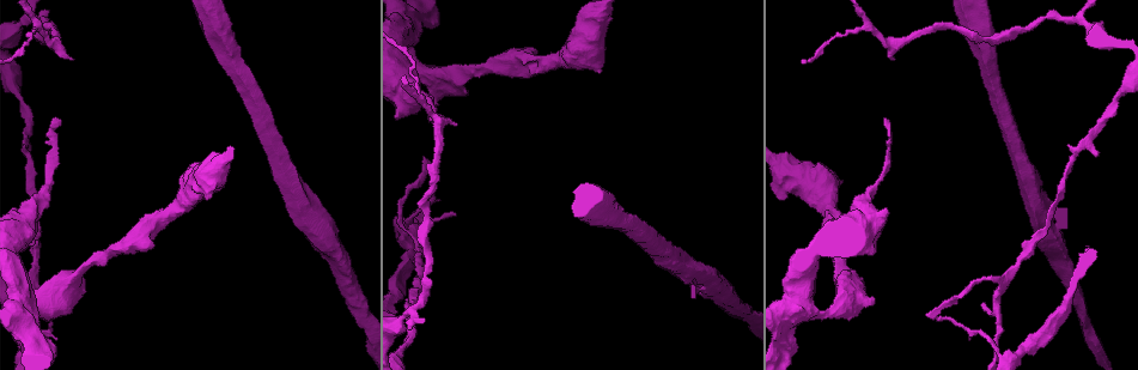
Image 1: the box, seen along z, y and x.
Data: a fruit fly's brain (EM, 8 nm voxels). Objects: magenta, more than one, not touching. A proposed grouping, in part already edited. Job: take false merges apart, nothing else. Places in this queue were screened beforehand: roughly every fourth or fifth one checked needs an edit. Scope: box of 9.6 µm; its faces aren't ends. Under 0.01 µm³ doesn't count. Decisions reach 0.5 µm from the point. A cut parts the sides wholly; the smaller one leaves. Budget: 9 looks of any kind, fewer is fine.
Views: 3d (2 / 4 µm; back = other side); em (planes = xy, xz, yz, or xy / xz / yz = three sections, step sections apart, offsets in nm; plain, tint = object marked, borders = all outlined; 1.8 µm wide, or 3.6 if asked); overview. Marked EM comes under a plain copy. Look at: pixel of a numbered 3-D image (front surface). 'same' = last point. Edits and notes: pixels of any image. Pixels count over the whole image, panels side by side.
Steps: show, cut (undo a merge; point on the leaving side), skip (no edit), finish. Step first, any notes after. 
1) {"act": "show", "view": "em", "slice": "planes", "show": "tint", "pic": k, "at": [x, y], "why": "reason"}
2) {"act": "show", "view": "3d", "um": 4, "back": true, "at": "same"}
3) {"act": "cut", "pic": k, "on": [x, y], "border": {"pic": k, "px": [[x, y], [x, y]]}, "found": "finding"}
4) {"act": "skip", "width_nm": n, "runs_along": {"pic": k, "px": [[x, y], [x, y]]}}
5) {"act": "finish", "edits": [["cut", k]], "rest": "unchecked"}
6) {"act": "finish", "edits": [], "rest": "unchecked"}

{"act": "show", "view": "em", "um": 3.6, "slice": "planes", "show": "tint", "pic": 1, "at": [51, 147], "why": "a narrow waist"}

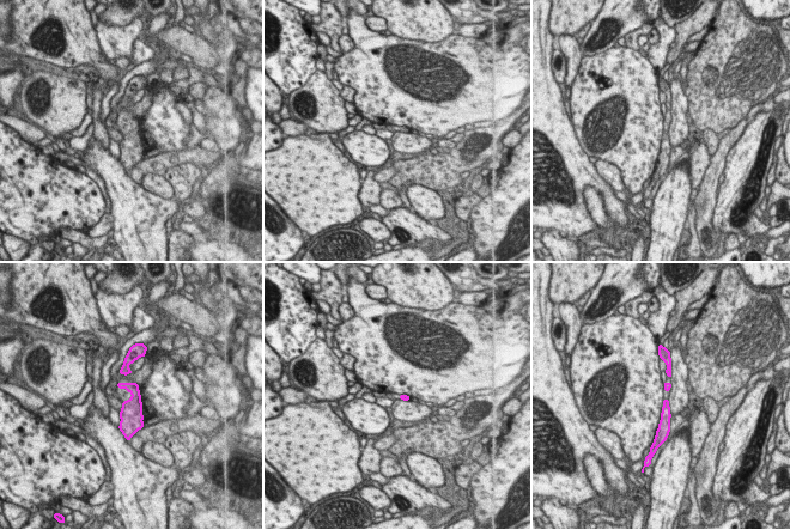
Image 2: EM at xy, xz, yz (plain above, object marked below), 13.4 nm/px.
{"act": "skip", "found": "all the same neuron"}

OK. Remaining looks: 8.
{"act": "show", "view": "3d", "um": 4, "pic": 1, "at": [493, 68], "why": "sudden change in width"}

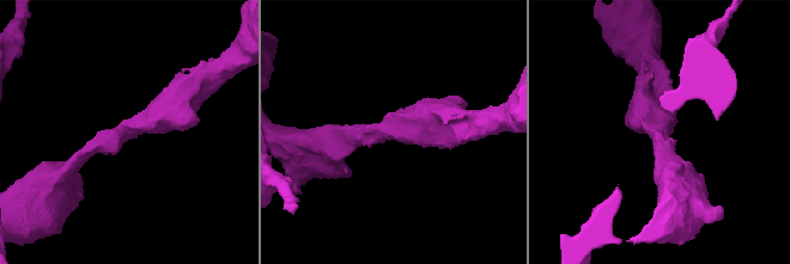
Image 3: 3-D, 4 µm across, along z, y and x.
{"act": "show", "view": "em", "slice": "planes", "show": "tint", "pic": 3, "at": [395, 130], "arm_widths_nm": [220, 460]}

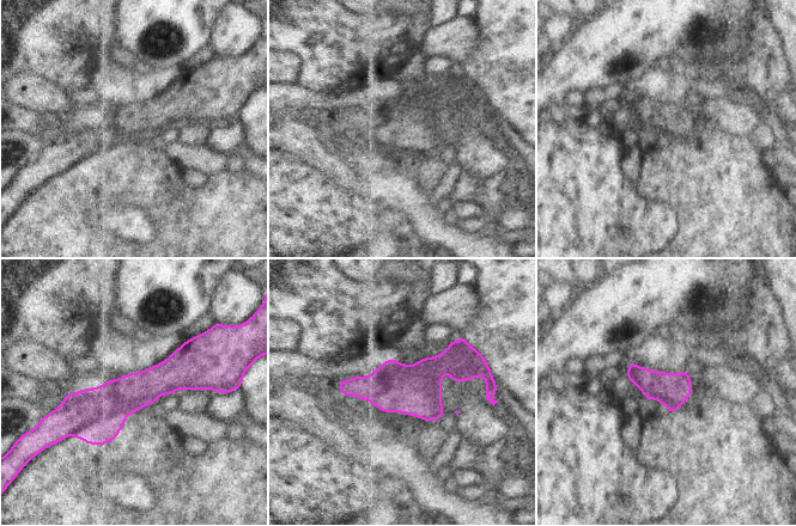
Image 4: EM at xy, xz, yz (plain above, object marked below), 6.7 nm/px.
{"act": "skip", "runs_along": {"pic": 4, "px": [[206, 386], [65, 410]]}, "found": "all the same neuron"}

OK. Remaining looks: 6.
{"act": "show", "view": "3d", "um": 4, "pic": 1, "at": [22, 313], "why": "four or more arms meet"}

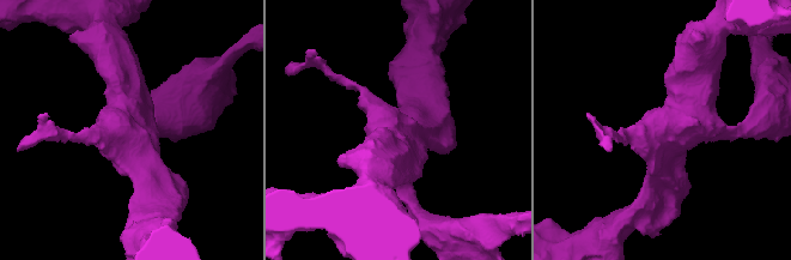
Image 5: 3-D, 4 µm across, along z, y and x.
{"act": "show", "view": "em", "um": 3.6, "slice": "planes", "show": "borders", "pic": 5, "at": [679, 129]}

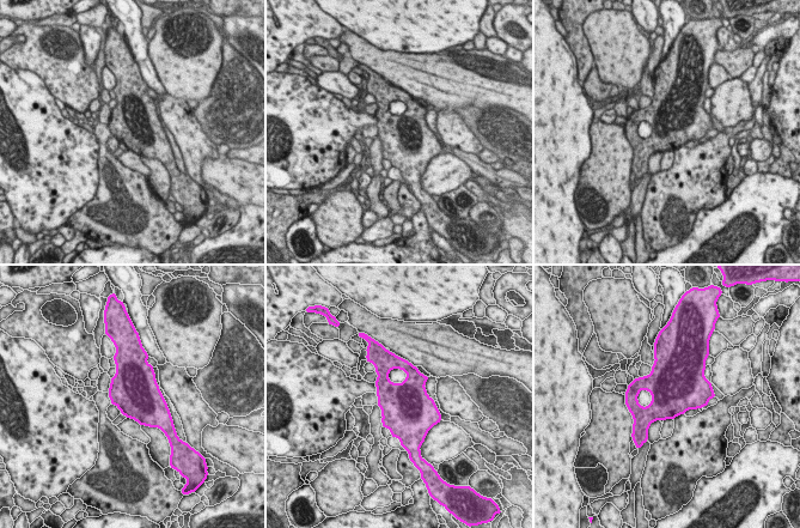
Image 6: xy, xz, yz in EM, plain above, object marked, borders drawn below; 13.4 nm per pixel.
{"act": "skip", "found": "all the same neuron"}

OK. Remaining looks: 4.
{"act": "show", "view": "3d", "um": 2, "pic": 1, "at": [418, 102], "why": "thick turns thin"}

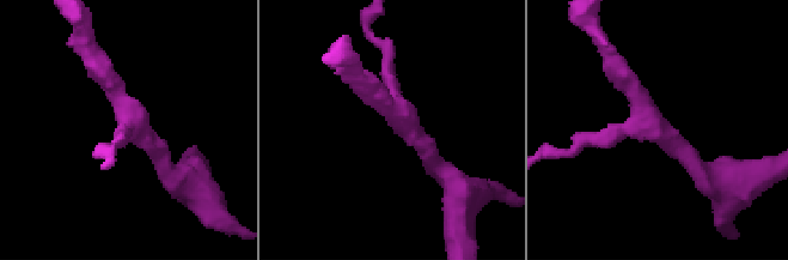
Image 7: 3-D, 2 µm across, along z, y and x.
{"act": "show", "view": "em", "slice": "xz", "step": 4, "show": "borders", "pic": 7, "at": [650, 126], "why": "need the tissue"}

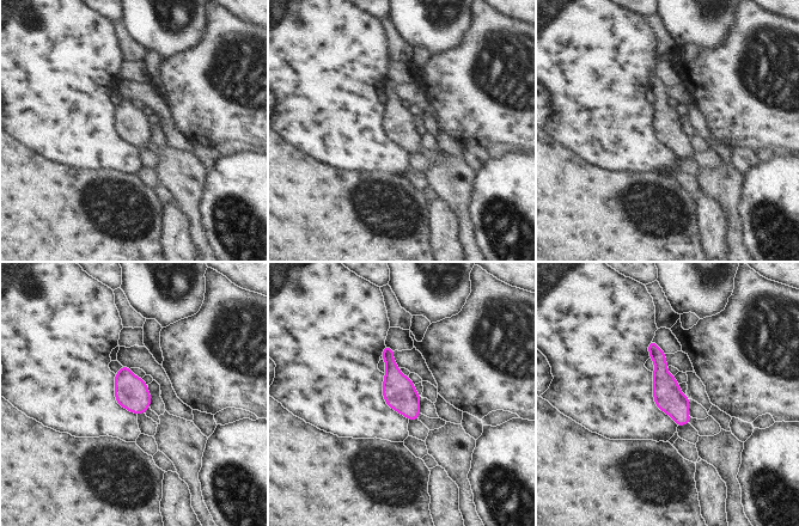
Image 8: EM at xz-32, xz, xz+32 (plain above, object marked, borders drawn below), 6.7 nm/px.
{"act": "skip", "arms": 3, "found": "one neuron here"}

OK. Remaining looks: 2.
{"act": "finish", "edits": [], "rest": "unchecked"}

